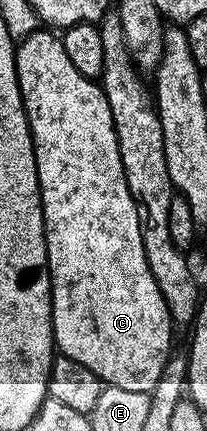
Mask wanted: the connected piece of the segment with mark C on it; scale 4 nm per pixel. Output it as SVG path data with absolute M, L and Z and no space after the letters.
M38 29L19 40L16 47L16 76L22 93L24 111L28 115L36 168L38 169L38 185L40 186L40 200L44 214L44 236L46 237L46 253L48 254L48 275L52 279L52 338L55 346L58 348L59 354L78 361L78 365L86 365L86 369L90 369L90 373L97 375L107 386L151 393L158 377L162 377L162 369L166 365L169 355L173 354L172 330L174 330L174 324L166 301L158 289L158 281L154 281L154 273L150 273L150 265L146 261L146 249L142 245L142 229L138 221L138 209L134 205L134 197L130 197L130 189L126 185L126 173L122 169L122 157L118 153L118 137L114 129L114 117L110 113L110 105L107 97L104 96L103 86L99 82L86 78L82 73L78 73L78 69L74 69L74 61L70 61L70 57L66 57L63 38L48 29Z

